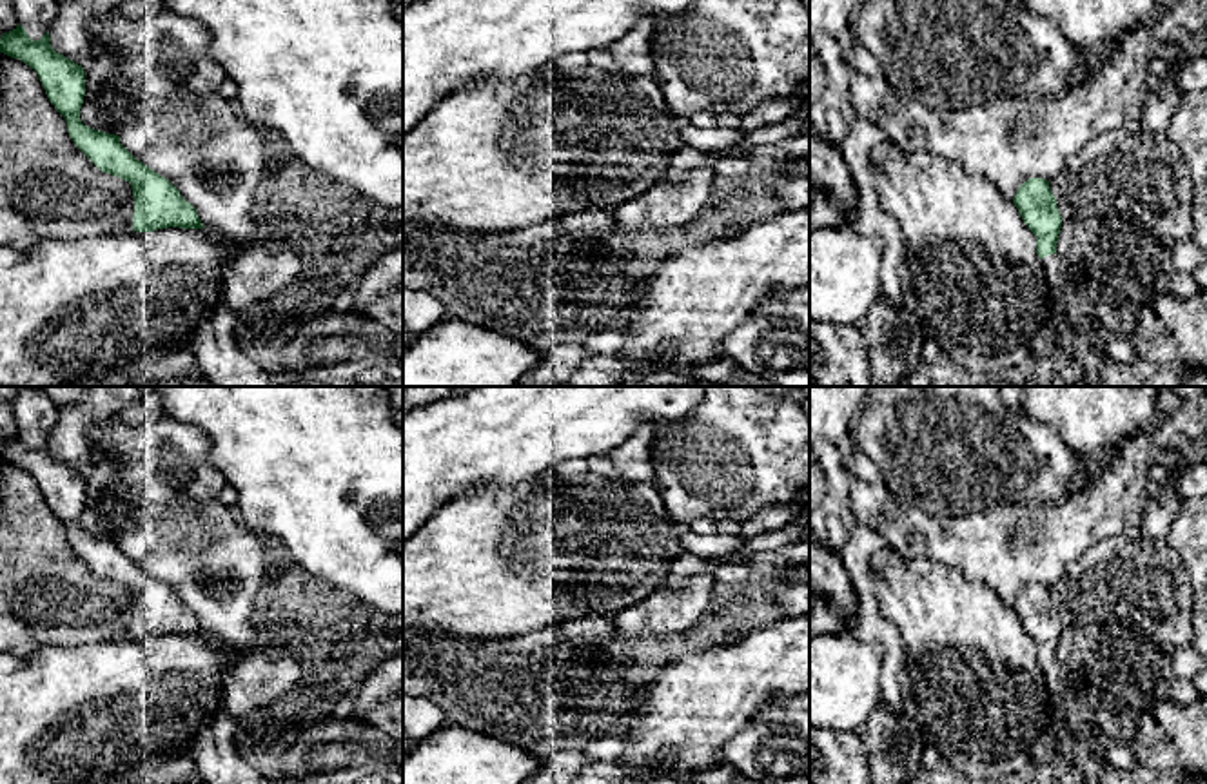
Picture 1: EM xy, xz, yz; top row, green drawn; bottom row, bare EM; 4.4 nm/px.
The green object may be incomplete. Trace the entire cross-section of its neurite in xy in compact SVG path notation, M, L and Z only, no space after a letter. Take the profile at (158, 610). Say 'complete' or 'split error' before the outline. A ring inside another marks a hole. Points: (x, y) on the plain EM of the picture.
complete; M18 430L0 445L0 459L18 465L36 477L49 508L67 528L74 552L102 577L131 590L134 603L132 637L203 635L196 615L163 583L136 566L120 543L82 530L85 477L51 454L49 439L31 446Z

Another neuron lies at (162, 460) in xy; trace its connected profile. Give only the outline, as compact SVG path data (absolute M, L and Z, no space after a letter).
M118 412L89 428L91 457L82 465L87 474L96 459L111 459L118 477L145 505L218 497L227 485L212 465L207 434L191 423L165 416L147 416L140 426L125 425Z

